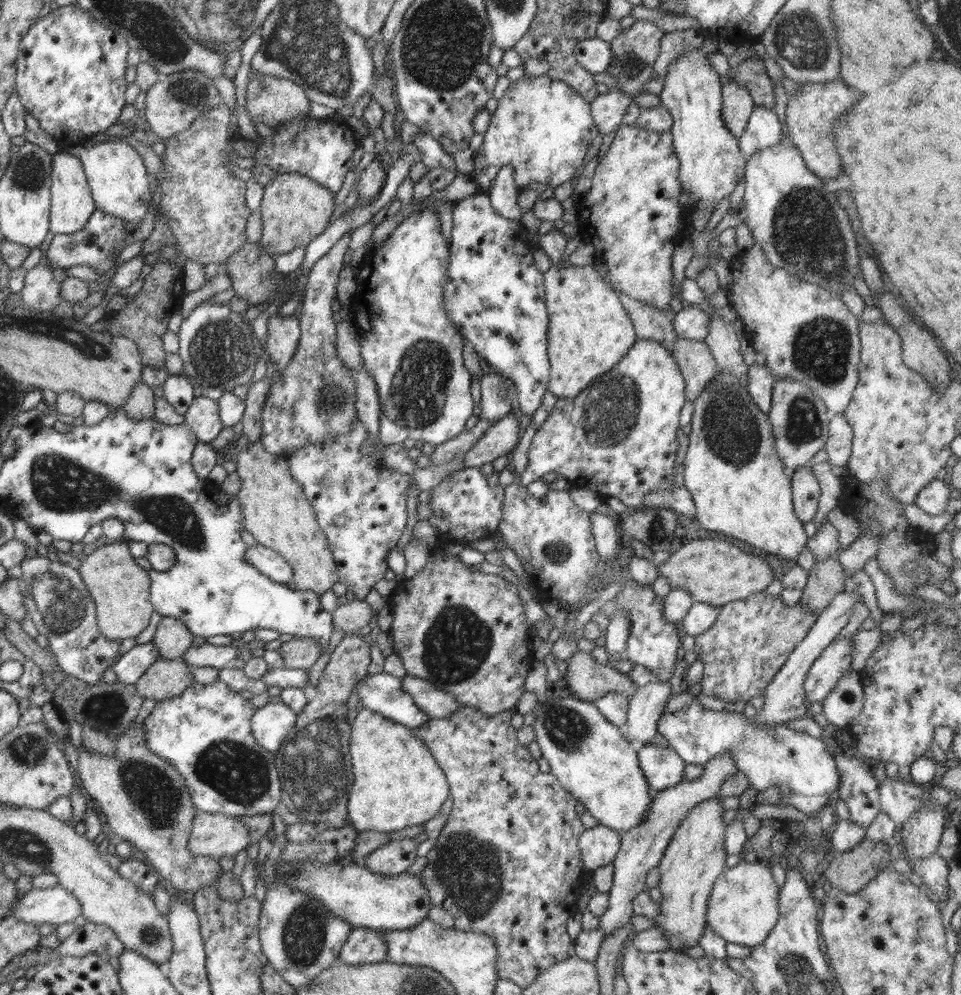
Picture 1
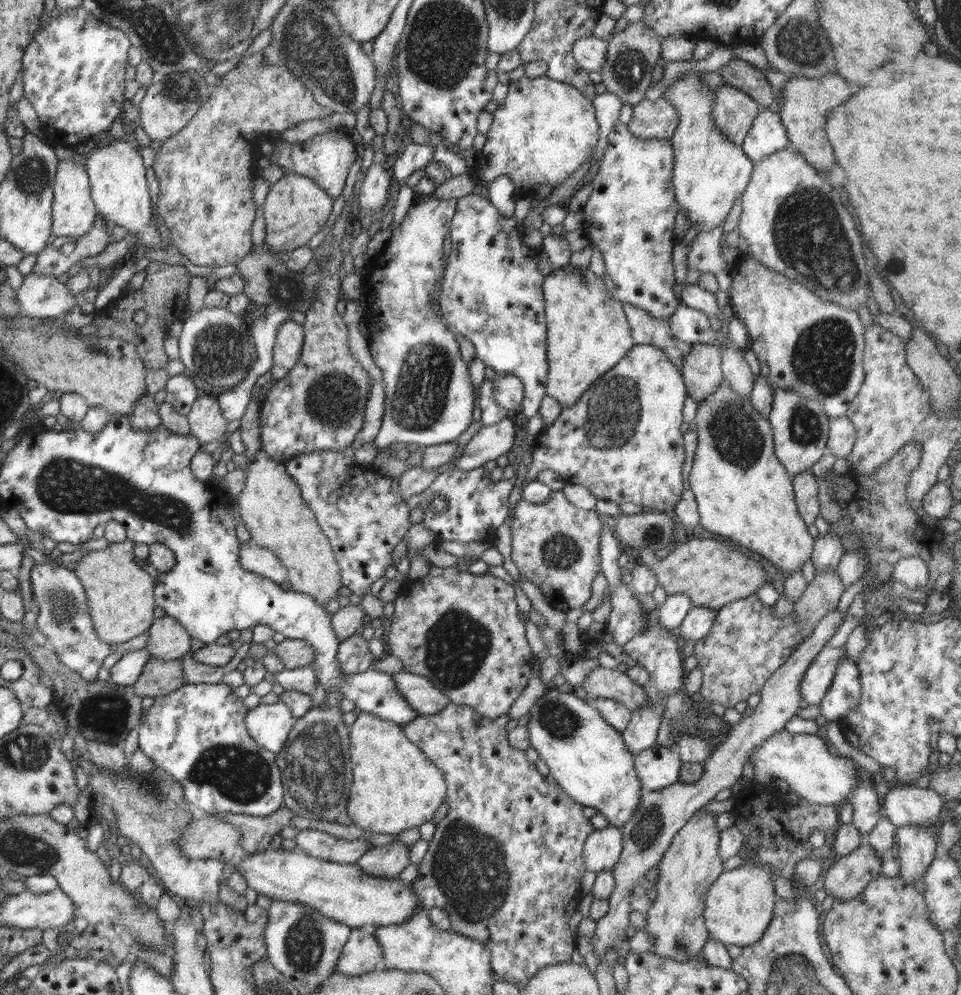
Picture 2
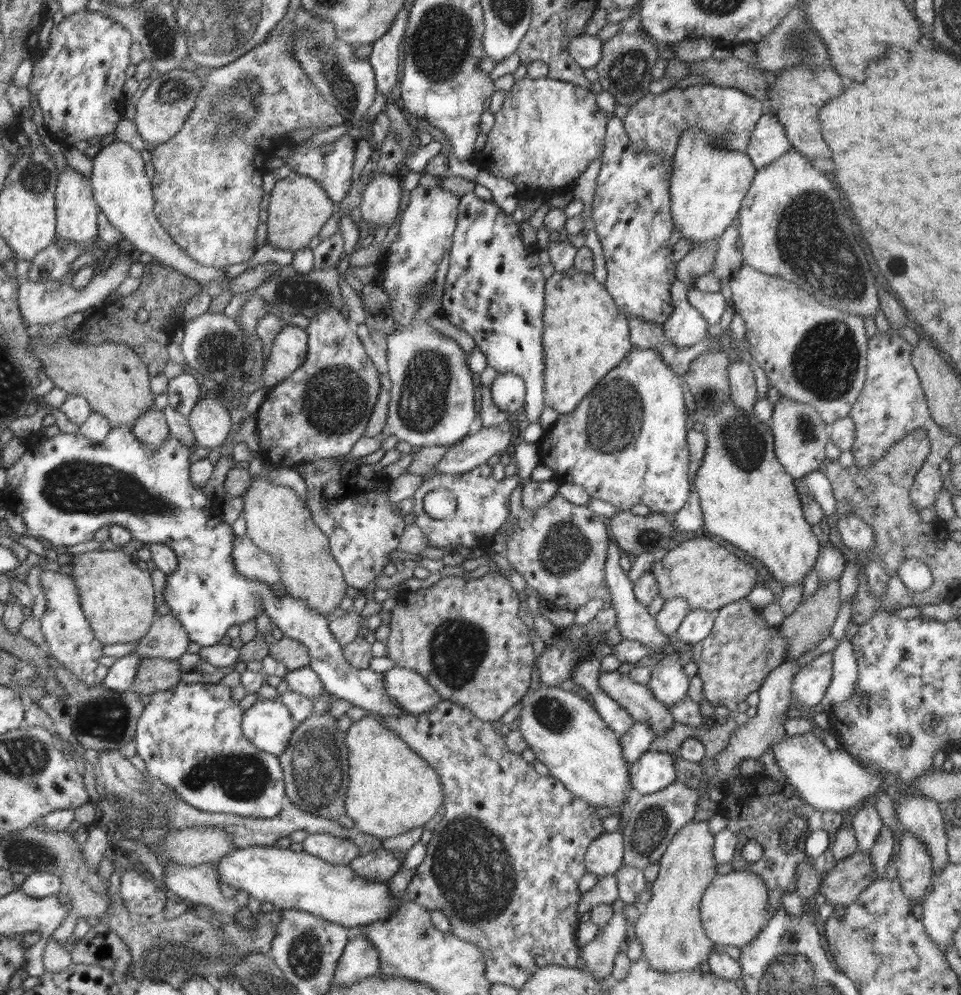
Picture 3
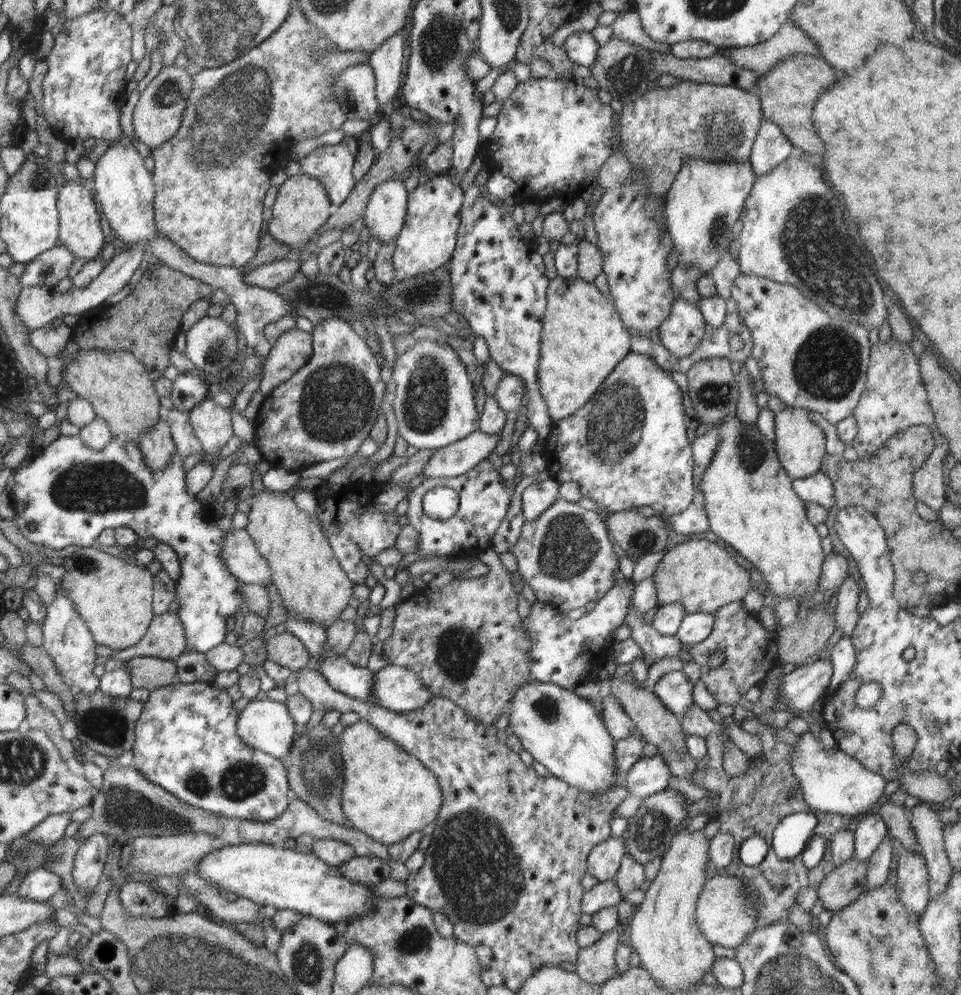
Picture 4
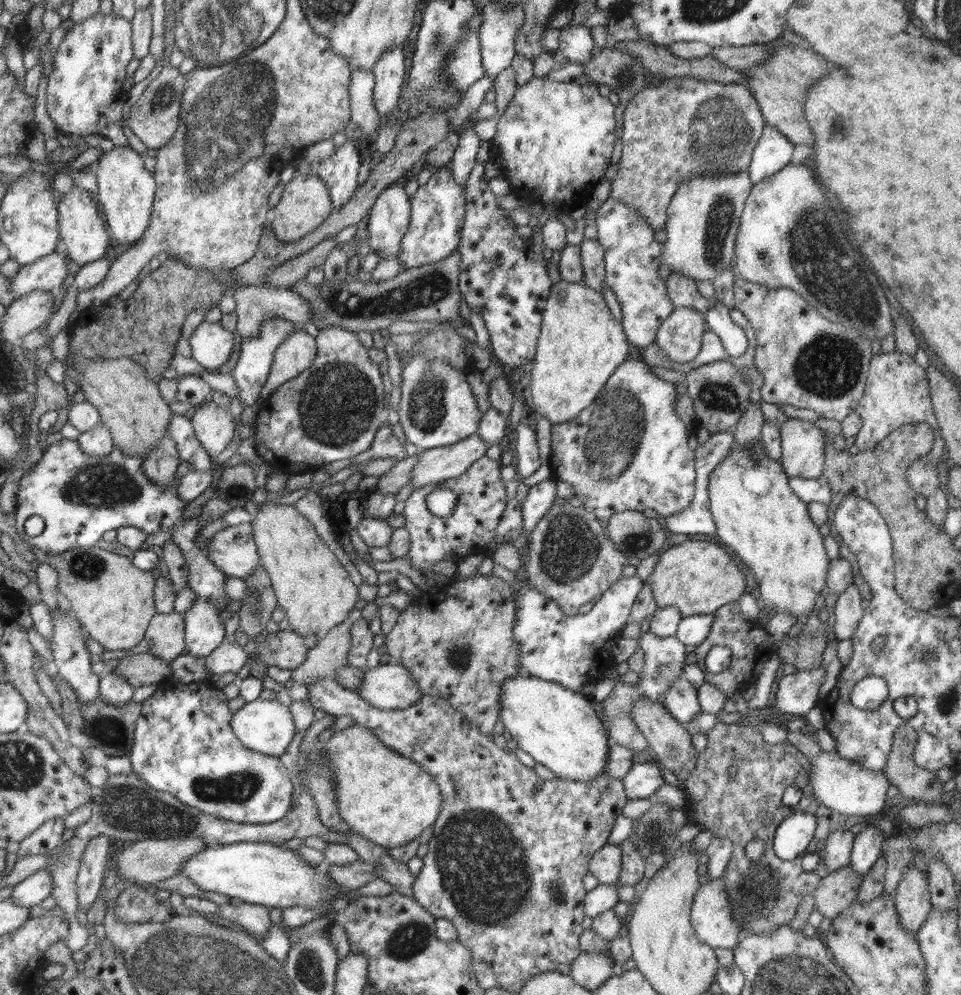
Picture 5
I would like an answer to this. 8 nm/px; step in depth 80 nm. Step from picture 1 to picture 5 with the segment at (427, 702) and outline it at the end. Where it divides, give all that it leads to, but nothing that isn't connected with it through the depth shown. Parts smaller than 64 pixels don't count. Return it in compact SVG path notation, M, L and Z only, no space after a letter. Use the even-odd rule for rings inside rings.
M395 663L379 664L376 668L365 668L362 676L362 685L356 691L358 696L370 706L382 710L394 710L408 708L420 700L423 695L418 690L416 682L412 680L411 674L402 666Z

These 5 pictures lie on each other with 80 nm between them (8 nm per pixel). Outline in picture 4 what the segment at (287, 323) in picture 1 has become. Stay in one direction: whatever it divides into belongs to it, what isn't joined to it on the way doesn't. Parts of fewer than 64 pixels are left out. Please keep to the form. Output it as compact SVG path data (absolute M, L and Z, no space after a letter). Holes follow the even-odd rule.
M296 328L288 329L272 342L270 352L263 364L263 374L260 379L259 391L263 396L274 392L275 388L285 383L294 373L304 366L312 356L312 335L304 330Z

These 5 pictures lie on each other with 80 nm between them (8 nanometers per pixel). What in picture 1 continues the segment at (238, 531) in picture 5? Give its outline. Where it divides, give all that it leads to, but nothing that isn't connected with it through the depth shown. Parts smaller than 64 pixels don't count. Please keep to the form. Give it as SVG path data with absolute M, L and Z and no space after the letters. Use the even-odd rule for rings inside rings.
M258 542L254 546L247 547L245 560L274 582L285 585L293 580L292 567L284 560L284 557Z

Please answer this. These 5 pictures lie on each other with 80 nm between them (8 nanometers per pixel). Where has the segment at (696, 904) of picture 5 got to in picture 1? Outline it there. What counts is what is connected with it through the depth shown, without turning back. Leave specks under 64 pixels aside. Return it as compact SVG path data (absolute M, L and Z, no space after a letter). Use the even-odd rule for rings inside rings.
M742 860L736 866L726 866L715 880L708 899L707 924L728 944L760 945L777 923L778 899L779 888L770 868Z

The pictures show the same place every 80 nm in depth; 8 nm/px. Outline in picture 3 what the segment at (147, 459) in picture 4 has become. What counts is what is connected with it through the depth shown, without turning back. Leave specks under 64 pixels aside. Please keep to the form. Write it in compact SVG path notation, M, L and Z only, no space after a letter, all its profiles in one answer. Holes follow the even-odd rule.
M156 406L138 417L131 431L139 441L143 442L143 445L147 446L150 452L156 452L158 447L163 445L163 442L170 436L164 413Z

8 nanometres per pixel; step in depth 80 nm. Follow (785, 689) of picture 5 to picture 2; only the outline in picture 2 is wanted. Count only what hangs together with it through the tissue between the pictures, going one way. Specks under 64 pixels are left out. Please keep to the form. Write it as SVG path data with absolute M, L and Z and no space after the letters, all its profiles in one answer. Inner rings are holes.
M825 645L824 649L816 655L816 659L810 663L800 681L800 694L804 705L820 705L826 695L830 684L836 674L836 667L840 665L844 656L843 647L830 647Z

